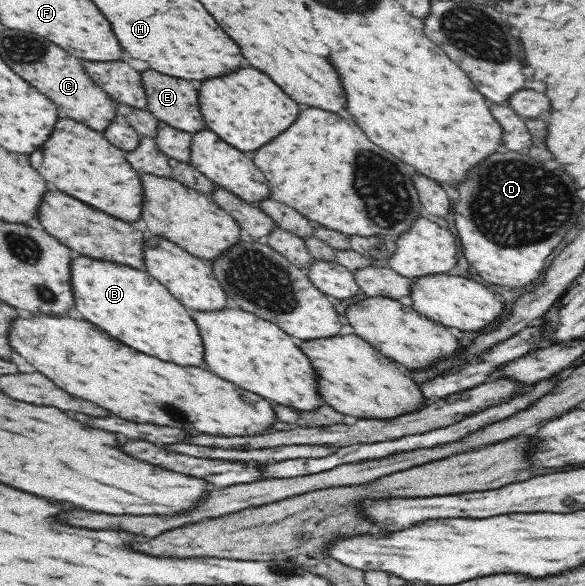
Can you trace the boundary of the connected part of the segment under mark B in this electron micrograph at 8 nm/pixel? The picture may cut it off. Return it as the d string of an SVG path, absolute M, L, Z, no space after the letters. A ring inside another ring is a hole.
M76 253L69 275L73 304L82 318L144 354L180 366L205 367L202 339L188 308L148 271Z

